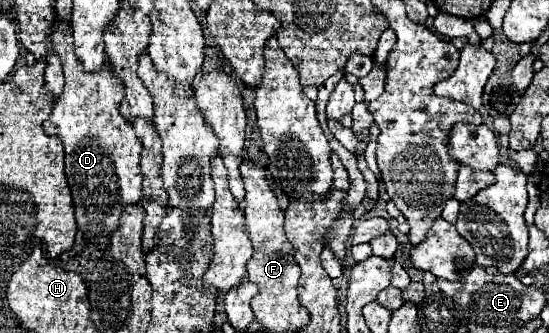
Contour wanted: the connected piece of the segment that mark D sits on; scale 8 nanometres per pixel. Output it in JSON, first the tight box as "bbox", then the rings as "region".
{"bbox":[44,19,142,249],"region":[[[56,19],[54,23],[54,33],[52,33],[52,43],[54,51],[62,59],[64,67],[64,89],[58,95],[50,117],[44,121],[44,131],[48,135],[56,135],[64,143],[64,153],[66,153],[66,177],[72,197],[74,197],[74,209],[76,209],[76,221],[78,229],[84,233],[84,237],[100,237],[100,241],[94,241],[100,249],[108,245],[108,235],[116,231],[120,213],[124,209],[122,203],[138,203],[142,199],[142,169],[140,169],[140,151],[142,143],[136,139],[132,123],[122,119],[118,105],[124,97],[122,83],[110,75],[110,67],[102,67],[102,71],[84,71],[80,59],[74,55],[74,41],[70,35],[70,25],[64,23],[62,19]]]}

